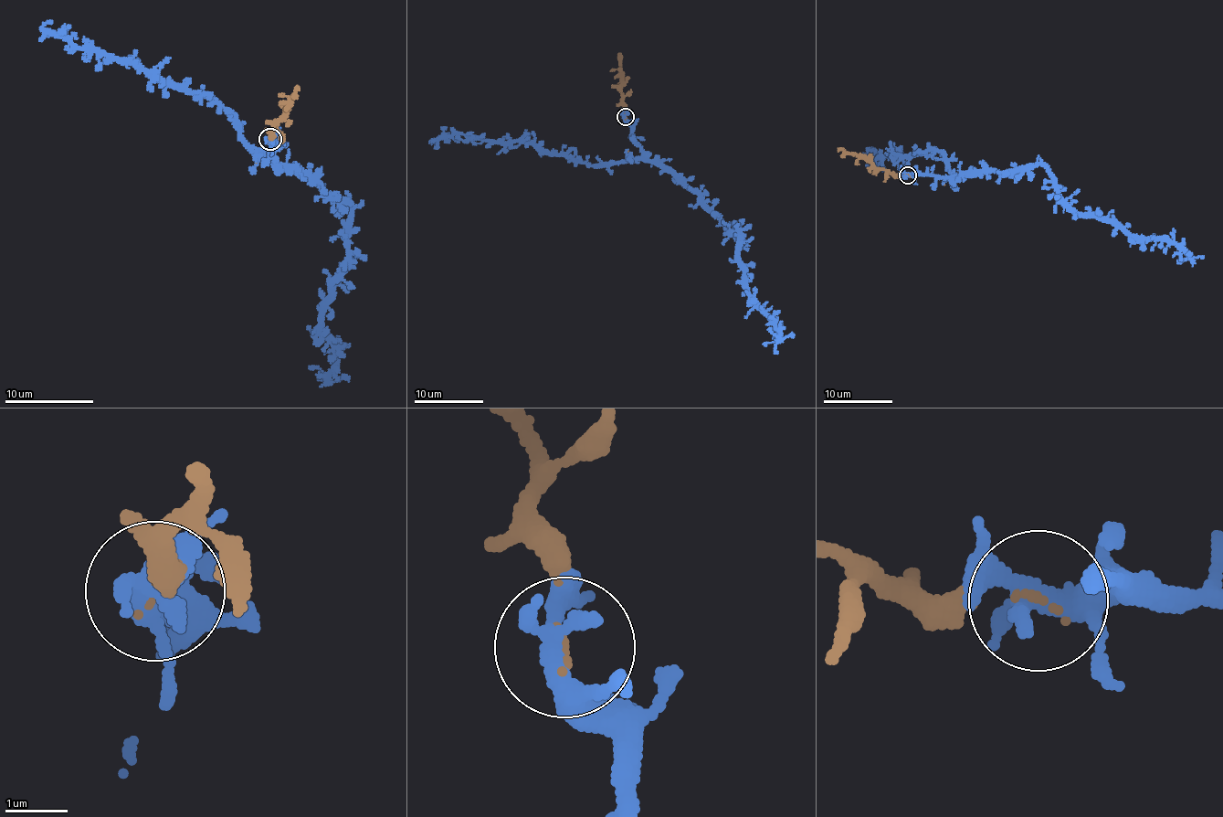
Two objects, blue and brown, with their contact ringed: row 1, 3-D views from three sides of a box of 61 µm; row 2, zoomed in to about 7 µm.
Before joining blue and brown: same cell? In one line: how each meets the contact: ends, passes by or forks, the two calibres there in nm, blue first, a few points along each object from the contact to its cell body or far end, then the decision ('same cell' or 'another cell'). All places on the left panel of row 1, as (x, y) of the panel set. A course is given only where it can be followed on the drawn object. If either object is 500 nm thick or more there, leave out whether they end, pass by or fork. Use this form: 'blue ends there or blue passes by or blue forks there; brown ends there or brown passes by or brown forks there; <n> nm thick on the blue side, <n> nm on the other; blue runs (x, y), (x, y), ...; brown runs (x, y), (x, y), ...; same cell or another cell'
blue forks there; brown ends there; 320 nm thick on the blue side, 80 nm on the other; blue runs (270, 139), (278, 165), (349, 205), (346, 263), (320, 316), (330, 376), (349, 376); brown runs (270, 139), (295, 89), (299, 90); same cell

